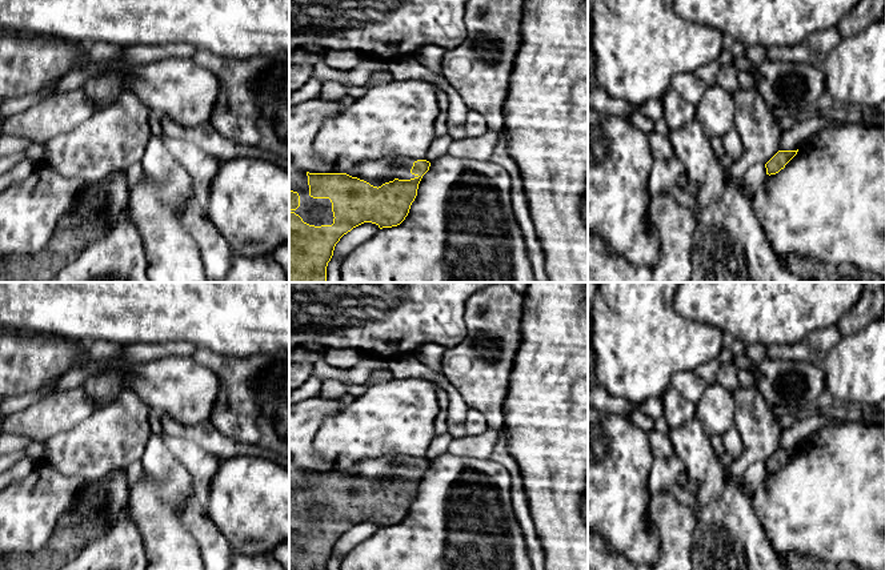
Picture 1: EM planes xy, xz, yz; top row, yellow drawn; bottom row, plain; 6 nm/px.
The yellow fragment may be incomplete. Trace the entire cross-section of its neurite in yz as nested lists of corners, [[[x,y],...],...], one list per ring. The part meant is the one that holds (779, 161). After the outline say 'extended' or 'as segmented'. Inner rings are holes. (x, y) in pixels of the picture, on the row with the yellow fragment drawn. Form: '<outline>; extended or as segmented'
[[[778,150],[766,164],[766,174],[776,174],[797,154],[797,150]]]; as segmented

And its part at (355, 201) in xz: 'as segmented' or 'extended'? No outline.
extended

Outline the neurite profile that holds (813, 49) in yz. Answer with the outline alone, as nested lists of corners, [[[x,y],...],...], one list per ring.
[[[837,28],[820,31],[805,37],[794,47],[772,45],[766,48],[766,59],[770,61],[805,63],[822,67],[830,51],[841,41]]]

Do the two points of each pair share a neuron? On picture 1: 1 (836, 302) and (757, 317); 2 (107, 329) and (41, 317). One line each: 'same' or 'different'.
1: same
2: same

